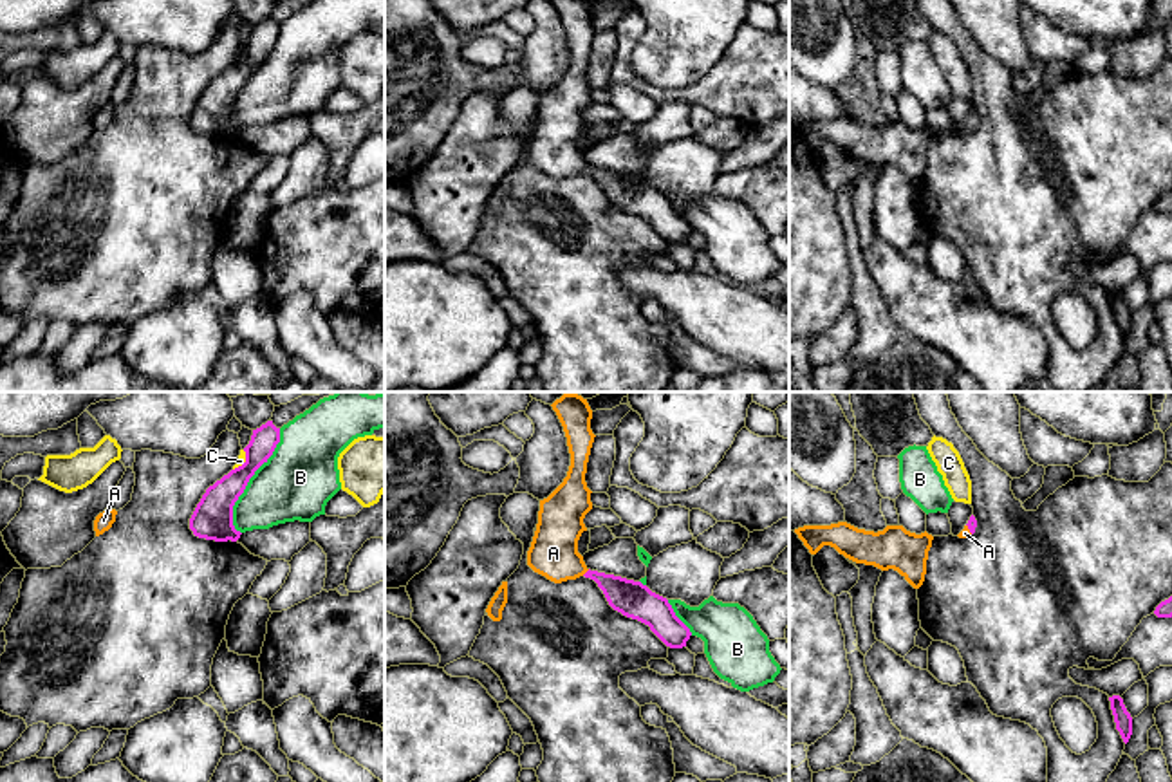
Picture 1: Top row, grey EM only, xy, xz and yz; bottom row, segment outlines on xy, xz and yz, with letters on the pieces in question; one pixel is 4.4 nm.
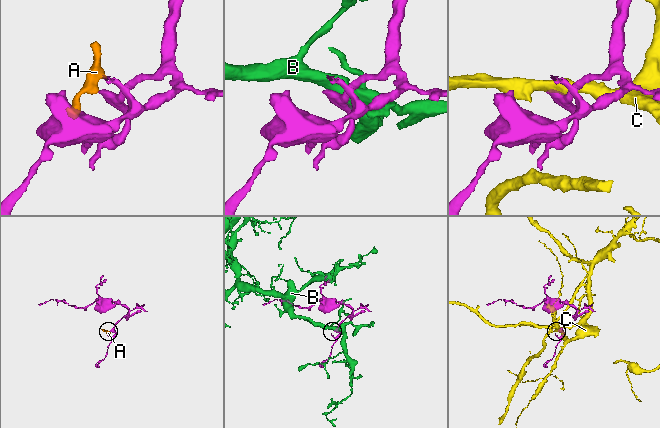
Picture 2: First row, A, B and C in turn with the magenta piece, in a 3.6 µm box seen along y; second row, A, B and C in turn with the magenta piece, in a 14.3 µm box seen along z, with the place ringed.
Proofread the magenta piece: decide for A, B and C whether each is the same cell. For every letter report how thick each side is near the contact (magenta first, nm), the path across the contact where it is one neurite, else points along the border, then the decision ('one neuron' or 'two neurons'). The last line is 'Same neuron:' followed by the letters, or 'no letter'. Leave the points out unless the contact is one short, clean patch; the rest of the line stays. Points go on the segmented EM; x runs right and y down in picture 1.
A: calibres 160 and 220 nm; way xz (634, 600), (587, 571), (562, 562), (553, 553); one neuron
B: calibres 180 and 320 nm; two neurons
C: calibres 160 and 40 nm; two neurons
Same neuron: A

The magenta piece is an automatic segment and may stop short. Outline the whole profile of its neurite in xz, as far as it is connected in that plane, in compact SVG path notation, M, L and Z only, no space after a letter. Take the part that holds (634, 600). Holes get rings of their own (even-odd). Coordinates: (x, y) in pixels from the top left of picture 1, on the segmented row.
M563 394L551 406L563 426L571 466L563 482L540 500L527 565L554 583L580 576L594 580L614 610L648 625L666 647L686 647L692 632L675 616L666 598L652 592L641 582L591 571L578 553L578 540L587 531L583 518L592 509L592 491L585 482L596 437L591 430L592 410L578 394Z

